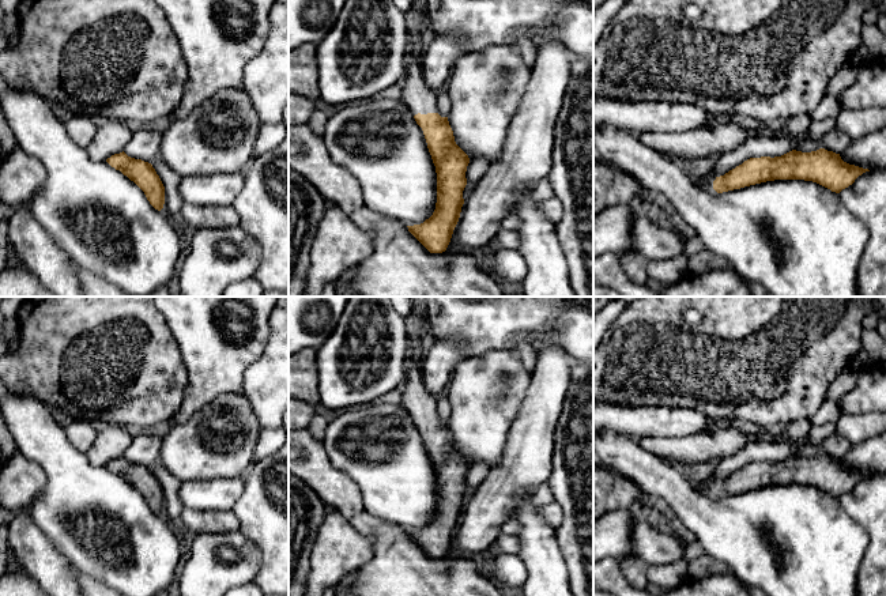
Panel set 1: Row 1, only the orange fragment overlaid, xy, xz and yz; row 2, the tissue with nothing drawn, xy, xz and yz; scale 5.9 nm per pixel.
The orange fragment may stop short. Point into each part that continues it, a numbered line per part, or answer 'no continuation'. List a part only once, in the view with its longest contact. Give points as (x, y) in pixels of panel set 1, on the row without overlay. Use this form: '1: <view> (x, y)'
1: xz (417, 400)

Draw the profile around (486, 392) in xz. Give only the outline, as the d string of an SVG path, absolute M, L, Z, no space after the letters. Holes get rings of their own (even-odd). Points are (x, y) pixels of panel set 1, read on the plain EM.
M490 350L456 366L448 384L448 426L470 465L485 463L490 471L501 463L531 378L517 350Z

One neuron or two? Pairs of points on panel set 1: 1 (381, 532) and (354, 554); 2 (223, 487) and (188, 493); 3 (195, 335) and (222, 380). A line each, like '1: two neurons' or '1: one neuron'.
1: two neurons
2: one neuron
3: one neuron

